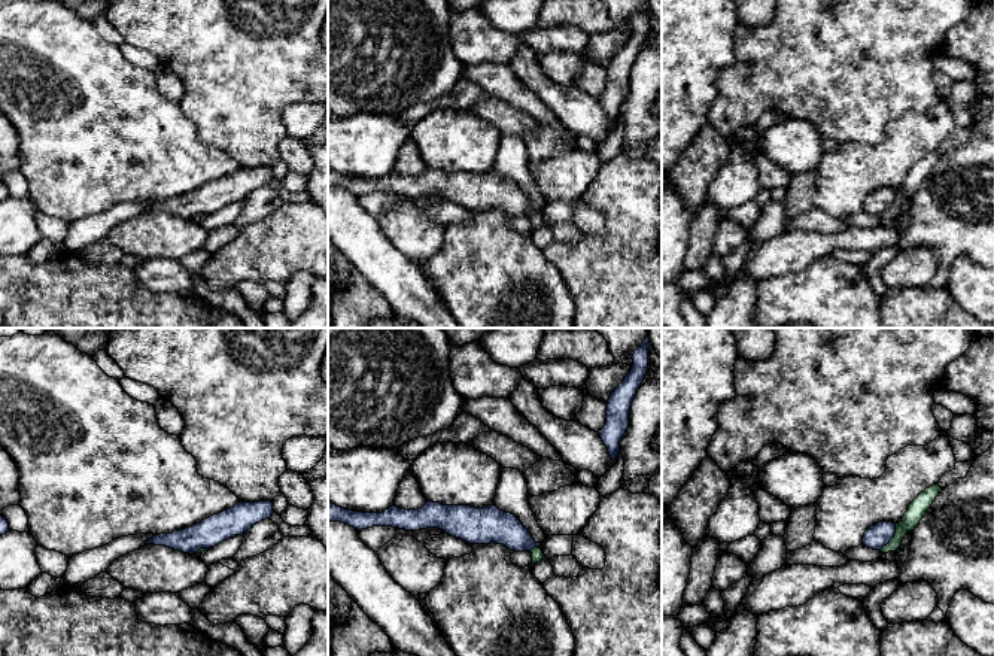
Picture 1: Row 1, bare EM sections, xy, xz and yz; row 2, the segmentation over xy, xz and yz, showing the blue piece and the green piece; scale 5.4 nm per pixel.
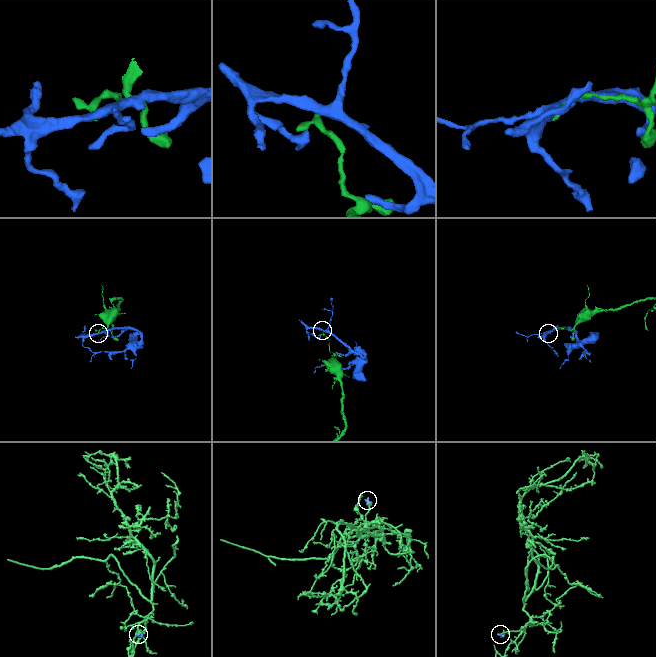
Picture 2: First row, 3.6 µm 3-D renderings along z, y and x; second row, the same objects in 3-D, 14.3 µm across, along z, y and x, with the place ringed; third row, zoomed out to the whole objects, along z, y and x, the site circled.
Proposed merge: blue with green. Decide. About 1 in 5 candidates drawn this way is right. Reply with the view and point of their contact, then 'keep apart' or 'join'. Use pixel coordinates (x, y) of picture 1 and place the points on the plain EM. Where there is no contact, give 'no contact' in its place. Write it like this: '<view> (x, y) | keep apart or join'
yz (893, 202) | keep apart

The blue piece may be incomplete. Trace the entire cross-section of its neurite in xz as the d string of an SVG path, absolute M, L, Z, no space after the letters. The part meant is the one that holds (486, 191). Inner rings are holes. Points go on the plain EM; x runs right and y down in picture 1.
M328 165L328 188L341 188L358 197L373 192L405 197L438 194L469 210L498 209L514 218L531 218L541 212L514 180L505 179L493 170L475 174L428 167L417 176L392 171L382 179L364 179L337 173Z

